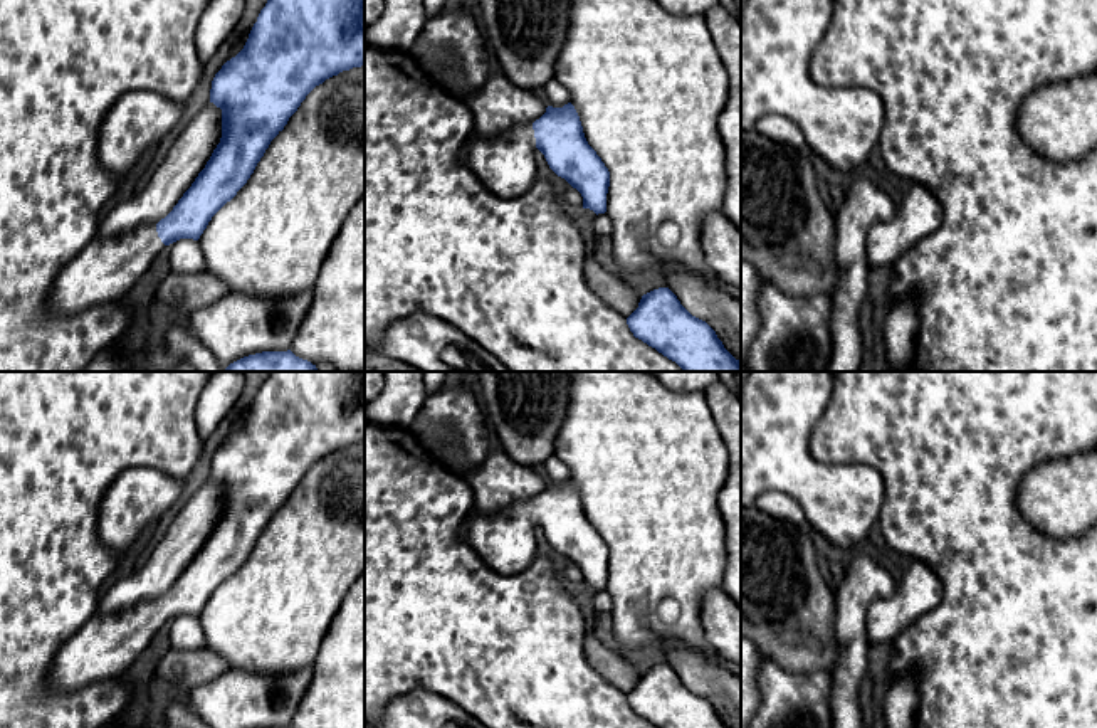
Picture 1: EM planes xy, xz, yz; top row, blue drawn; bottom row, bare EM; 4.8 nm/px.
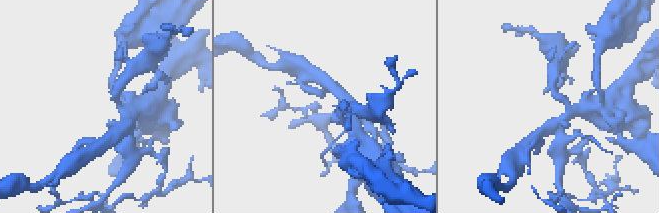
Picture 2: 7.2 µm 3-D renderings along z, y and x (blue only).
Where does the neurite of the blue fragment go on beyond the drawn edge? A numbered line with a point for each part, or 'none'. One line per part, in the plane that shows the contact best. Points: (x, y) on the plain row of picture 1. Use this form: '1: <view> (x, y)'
1: xz (506, 540)

